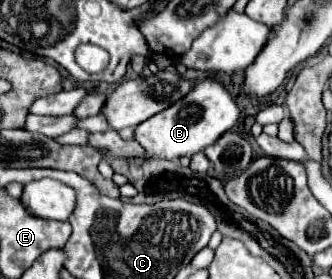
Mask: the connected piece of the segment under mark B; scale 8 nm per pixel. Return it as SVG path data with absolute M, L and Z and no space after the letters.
M203 79L181 101L137 125L135 139L147 149L149 155L159 159L179 159L183 155L191 157L215 143L225 131L233 129L239 115L241 111L225 85L217 79Z

